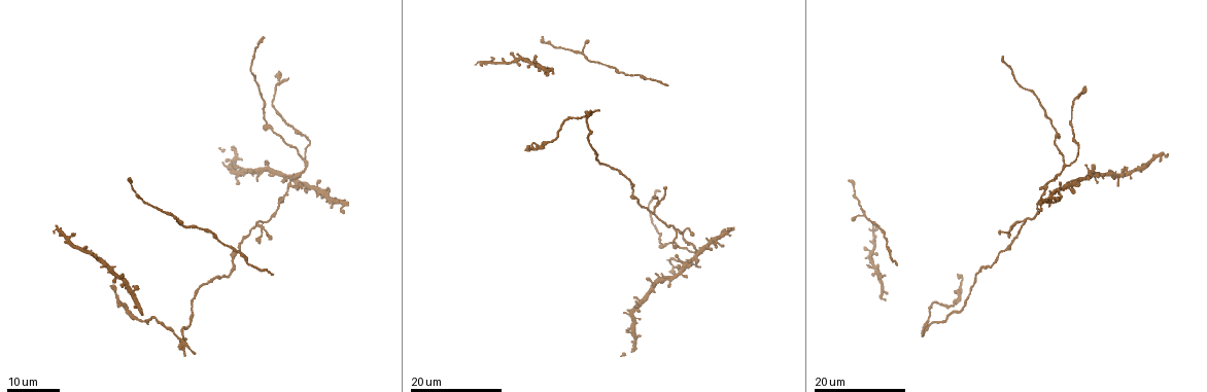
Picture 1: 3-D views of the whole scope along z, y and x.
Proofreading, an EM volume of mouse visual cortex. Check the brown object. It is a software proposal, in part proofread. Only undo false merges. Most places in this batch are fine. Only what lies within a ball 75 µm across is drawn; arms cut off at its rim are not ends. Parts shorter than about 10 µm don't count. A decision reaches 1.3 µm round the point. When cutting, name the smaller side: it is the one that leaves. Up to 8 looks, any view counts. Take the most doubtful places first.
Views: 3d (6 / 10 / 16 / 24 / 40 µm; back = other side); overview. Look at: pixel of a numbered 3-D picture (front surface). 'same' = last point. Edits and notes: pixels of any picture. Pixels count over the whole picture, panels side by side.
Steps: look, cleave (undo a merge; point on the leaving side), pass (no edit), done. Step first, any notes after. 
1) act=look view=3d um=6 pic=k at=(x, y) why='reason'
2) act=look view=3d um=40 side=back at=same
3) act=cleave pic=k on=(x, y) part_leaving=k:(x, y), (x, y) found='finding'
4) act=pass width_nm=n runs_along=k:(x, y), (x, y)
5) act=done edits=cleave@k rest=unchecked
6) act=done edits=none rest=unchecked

act=look view=3d um=16 pic=1 at=(304, 160) why='a fork'

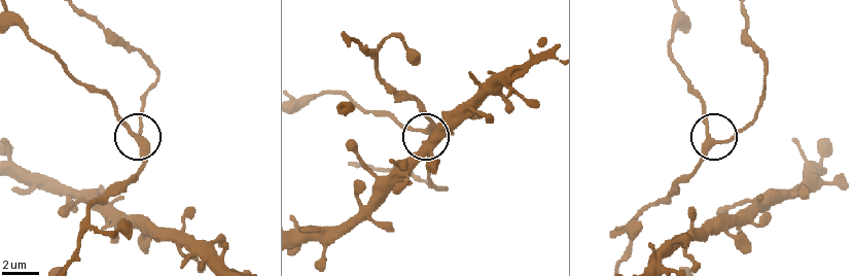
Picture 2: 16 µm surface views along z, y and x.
act=look view=3d um=6 pic=2 at=(719, 142)

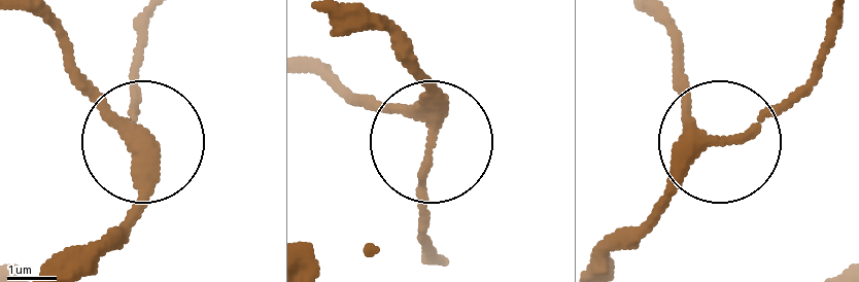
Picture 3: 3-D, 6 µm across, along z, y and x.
act=pass side_arm_um=25 runs_along=3:(370, 19), (415, 68), (432, 130), (419, 248) found='continuous, no second neuron'

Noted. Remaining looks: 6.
act=look view=3d um=16 pic=1 at=(1040, 195) why='side arm on a straight run'

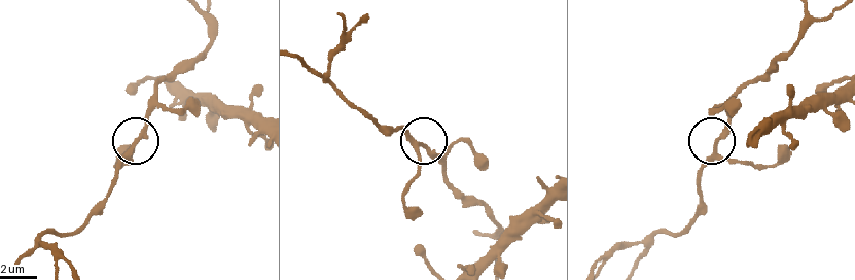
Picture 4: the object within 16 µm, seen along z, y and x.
act=look view=3d um=6 pic=4 at=(718, 142)

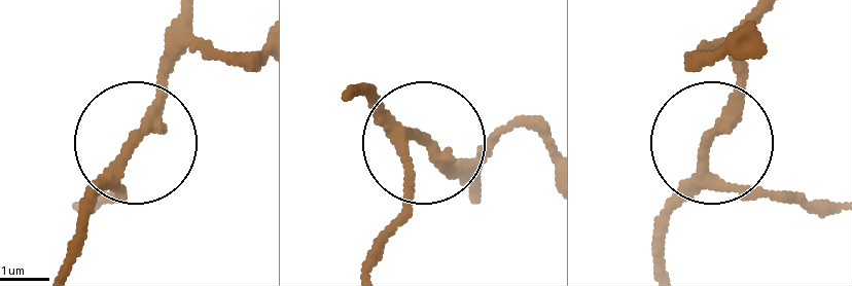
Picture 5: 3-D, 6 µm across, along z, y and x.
act=pass runs_along=5:(349, 88), (423, 134), (471, 195) found='continuous, no second neuron'

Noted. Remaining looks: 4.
act=look view=3d um=16 pic=1 at=(158, 321)

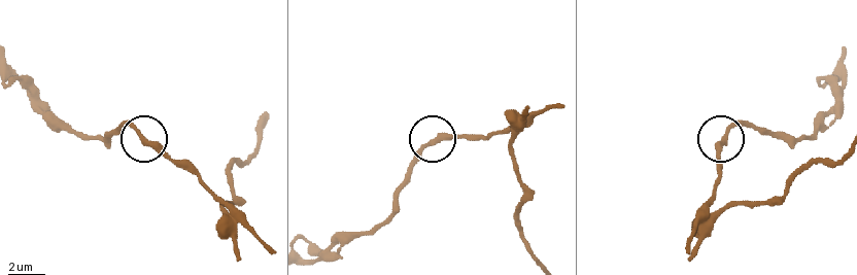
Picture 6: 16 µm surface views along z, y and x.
act=look view=3d um=6 pic=6 at=(438, 138) why='zoom in'

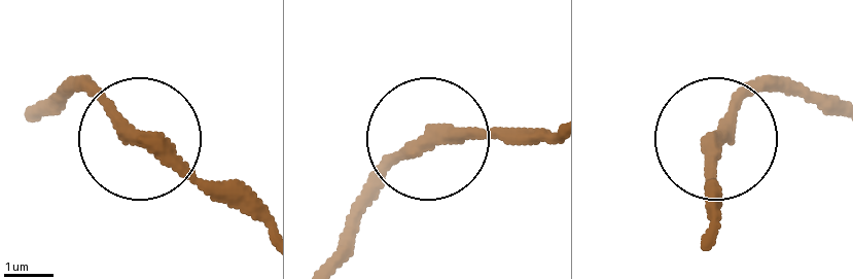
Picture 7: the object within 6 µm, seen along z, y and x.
act=pass runs_along=7:(257, 221), (160, 160), (90, 91), (65, 86) found='all the same neuron'

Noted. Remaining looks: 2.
act=look view=3d um=24 pic=1 at=(232, 257) why='thick turns thin'

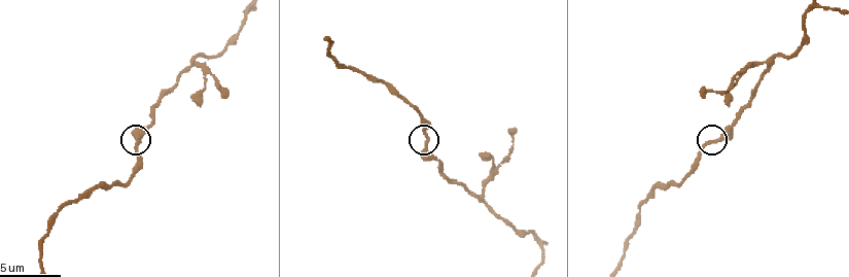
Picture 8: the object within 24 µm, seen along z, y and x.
act=look view=3d um=10 pic=8 at=(715, 142)

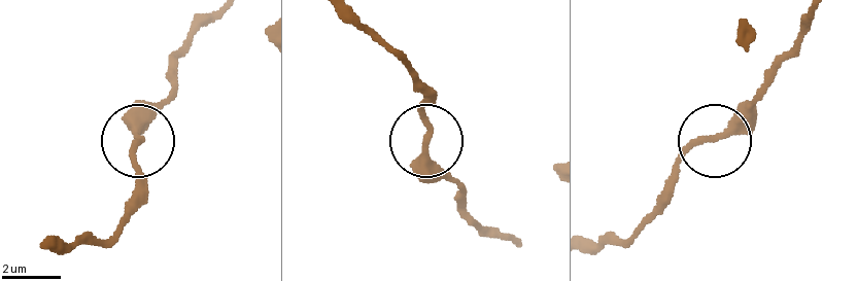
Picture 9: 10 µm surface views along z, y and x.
act=pass width_nm=240 found='continuous, no second neuron'

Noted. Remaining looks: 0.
act=done edits=none rest=unchecked

